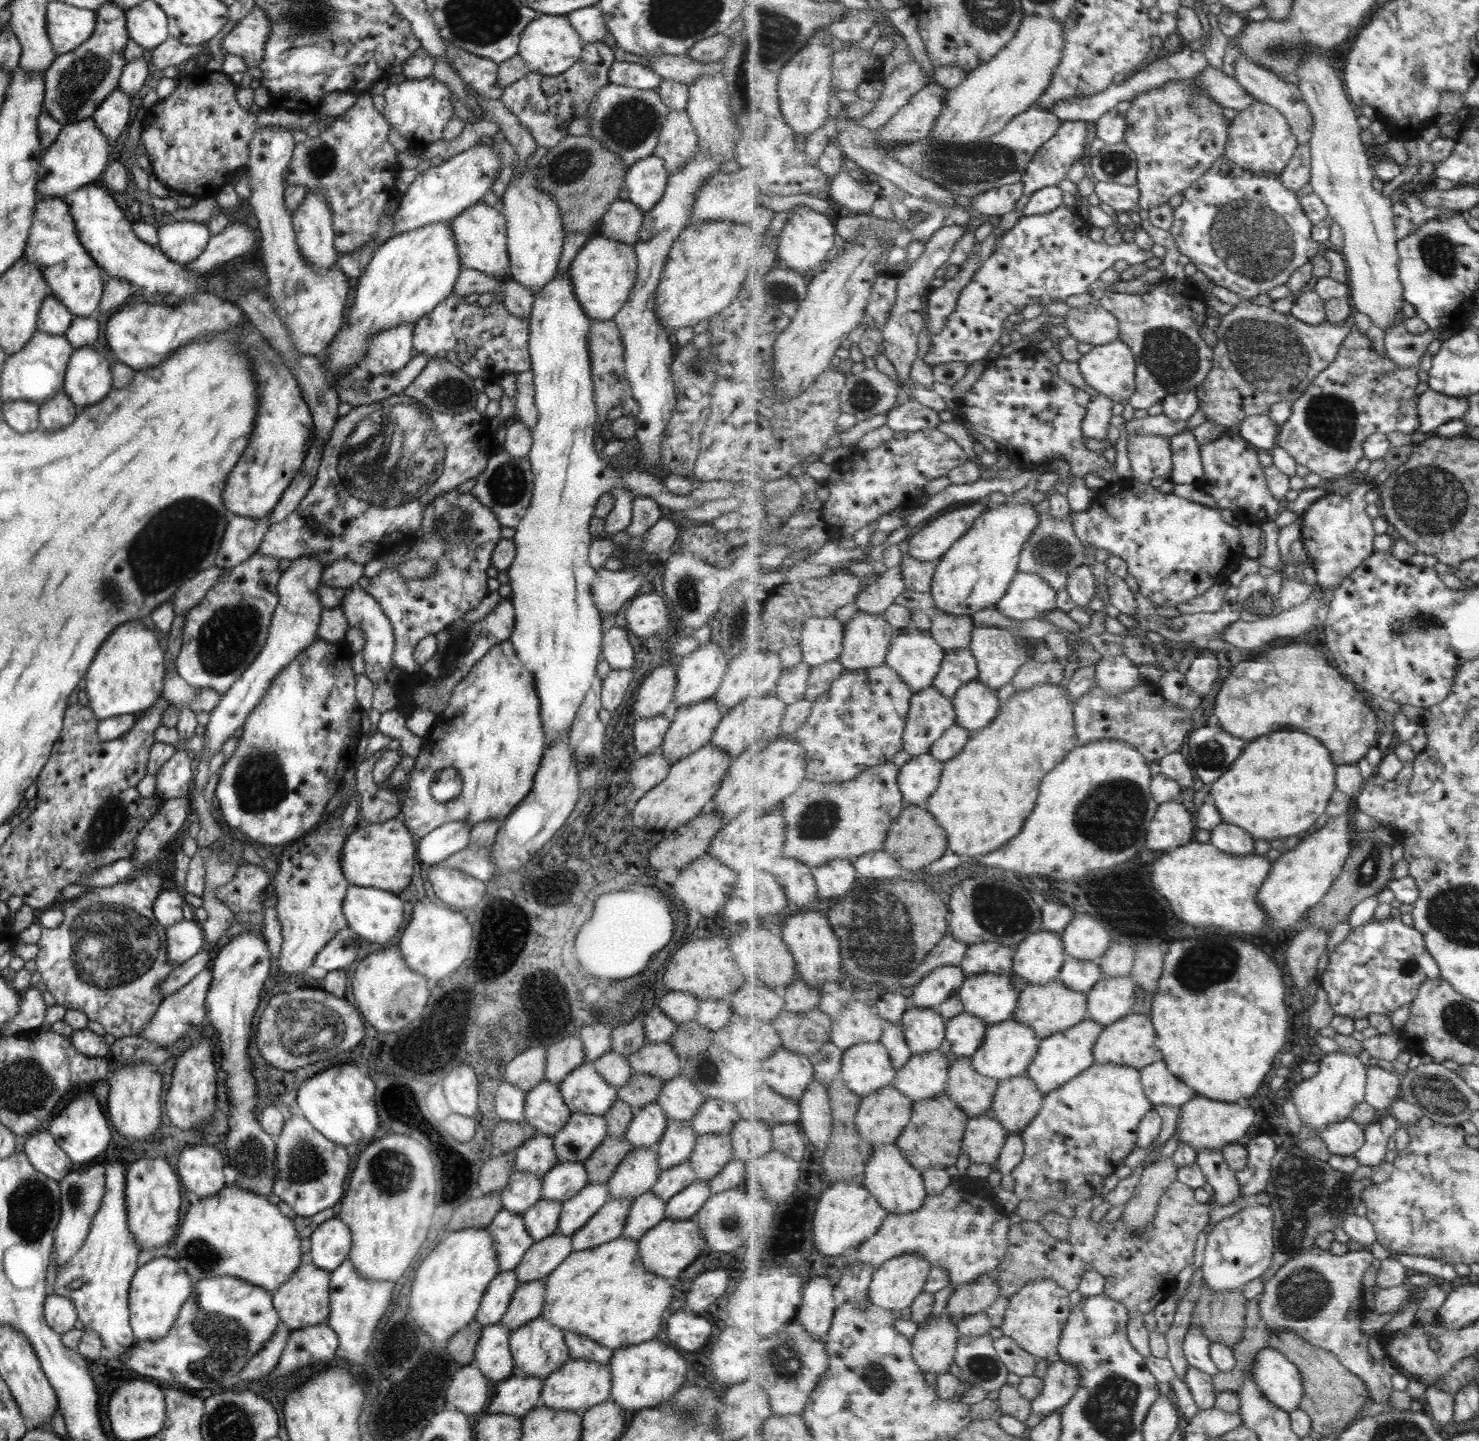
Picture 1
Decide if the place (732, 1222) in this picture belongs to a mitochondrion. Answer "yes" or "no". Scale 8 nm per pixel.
yes

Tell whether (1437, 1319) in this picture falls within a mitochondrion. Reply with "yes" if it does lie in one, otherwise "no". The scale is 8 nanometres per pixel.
no

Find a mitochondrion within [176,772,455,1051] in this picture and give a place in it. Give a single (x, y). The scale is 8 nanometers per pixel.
(222, 853)

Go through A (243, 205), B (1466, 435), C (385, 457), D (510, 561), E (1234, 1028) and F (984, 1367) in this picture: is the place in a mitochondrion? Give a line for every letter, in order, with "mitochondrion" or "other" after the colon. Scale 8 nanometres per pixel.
A: other
B: other
C: mitochondrion
D: other
E: other
F: mitochondrion

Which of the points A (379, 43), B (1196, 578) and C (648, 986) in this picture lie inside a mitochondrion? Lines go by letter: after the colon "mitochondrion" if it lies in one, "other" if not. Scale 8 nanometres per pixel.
A: other
B: other
C: other

